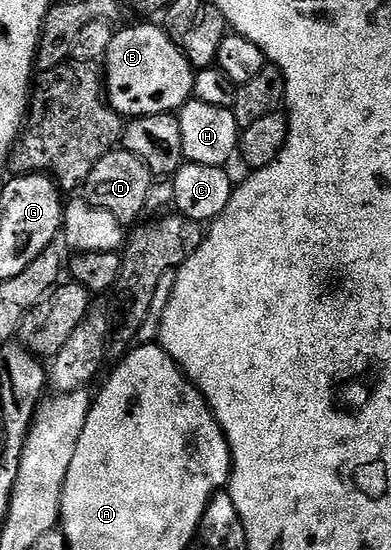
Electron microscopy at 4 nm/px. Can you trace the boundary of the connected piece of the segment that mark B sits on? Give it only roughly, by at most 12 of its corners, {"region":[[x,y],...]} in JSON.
{"region":[[158,26],[106,46],[104,98],[131,120],[191,101],[195,67]]}

